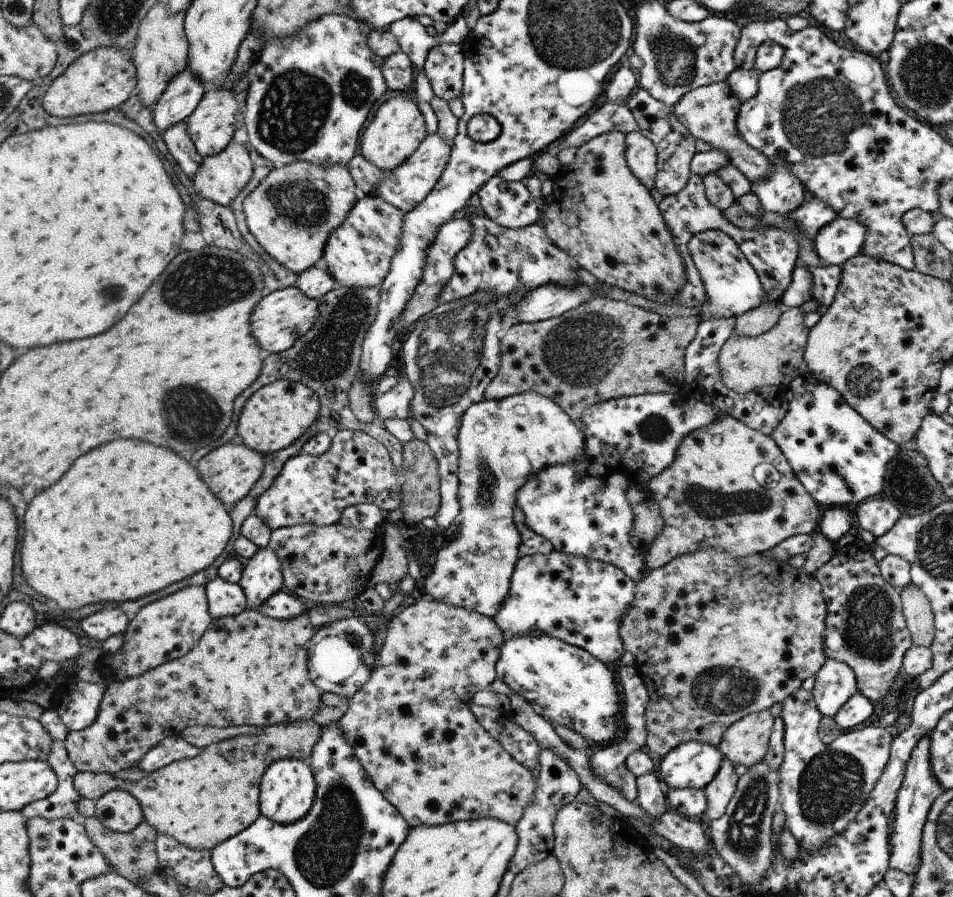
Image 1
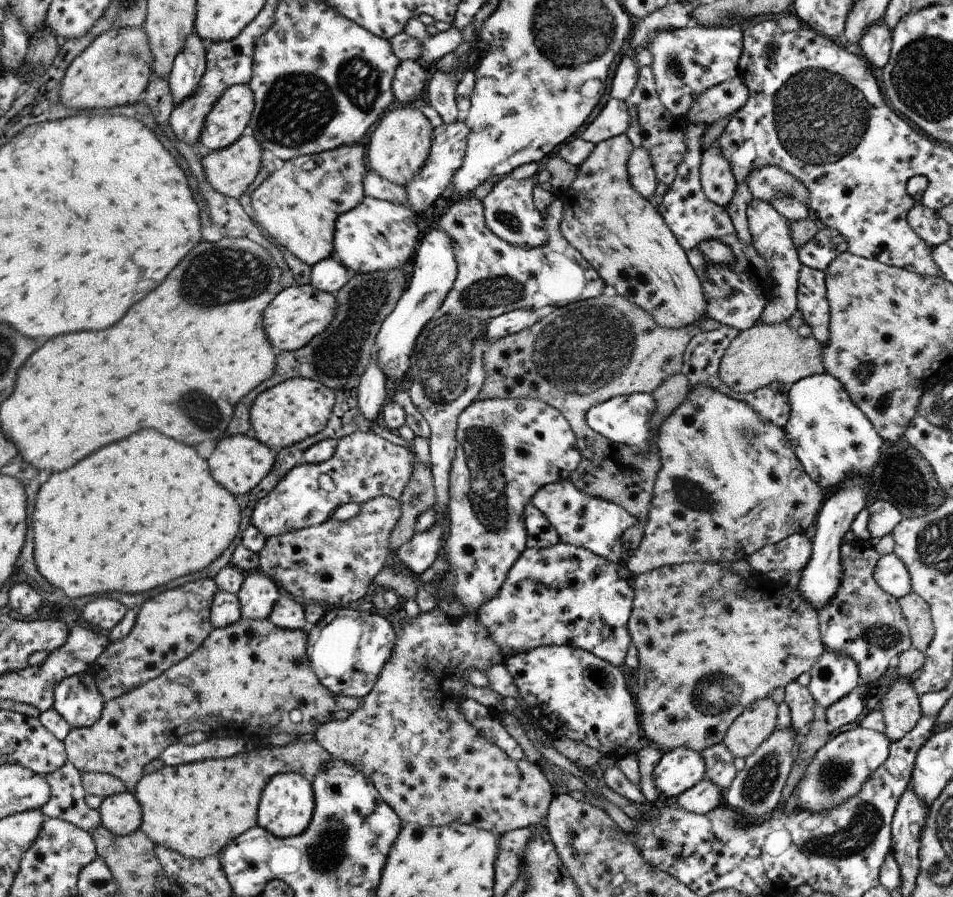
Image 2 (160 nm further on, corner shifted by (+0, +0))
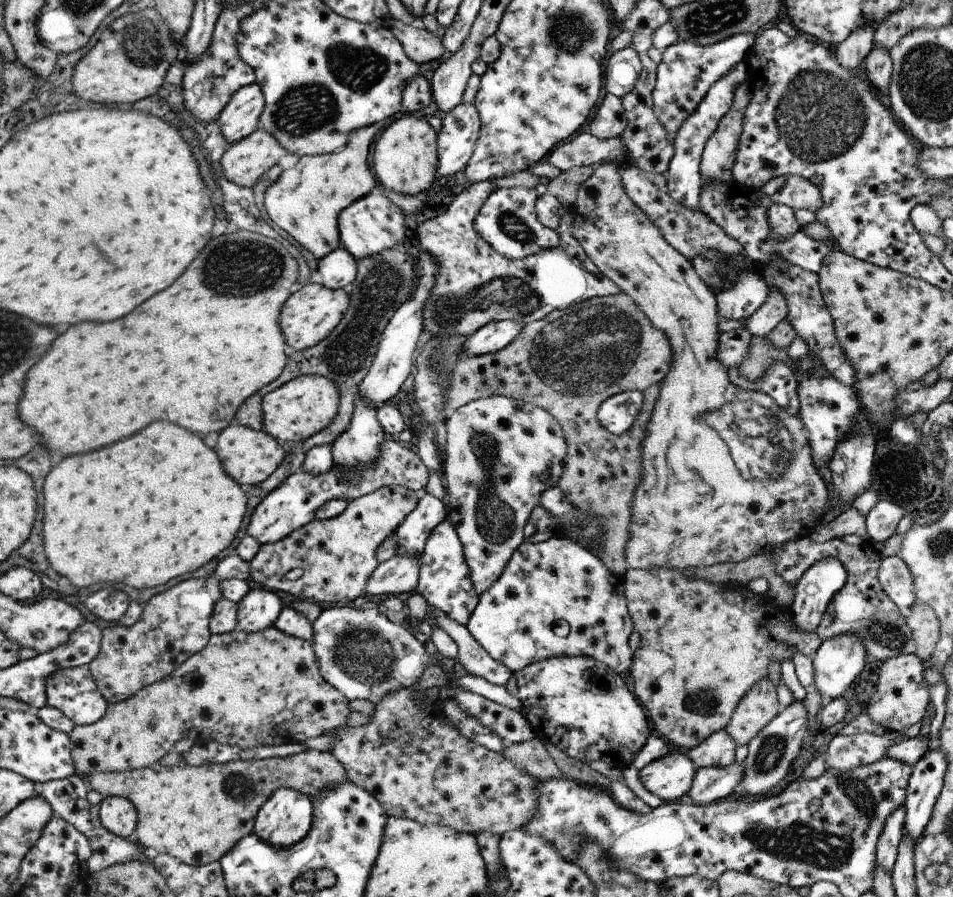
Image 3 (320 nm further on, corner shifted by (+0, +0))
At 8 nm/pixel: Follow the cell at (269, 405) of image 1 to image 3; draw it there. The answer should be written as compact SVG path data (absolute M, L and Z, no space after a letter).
M302 375L285 382L264 396L261 402L262 430L280 442L305 441L330 425L340 410L340 390L337 384L322 375Z

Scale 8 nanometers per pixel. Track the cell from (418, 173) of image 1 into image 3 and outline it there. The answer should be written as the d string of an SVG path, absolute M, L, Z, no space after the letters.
M473 102L458 104L449 110L442 120L443 125L438 133L439 161L438 176L450 176L469 164L475 146L481 136L482 122L477 106Z

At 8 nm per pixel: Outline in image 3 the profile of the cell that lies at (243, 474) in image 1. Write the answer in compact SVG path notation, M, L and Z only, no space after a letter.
M238 422L222 430L216 444L220 462L226 472L240 484L260 485L281 466L285 460L284 450L278 440L257 426L252 428Z

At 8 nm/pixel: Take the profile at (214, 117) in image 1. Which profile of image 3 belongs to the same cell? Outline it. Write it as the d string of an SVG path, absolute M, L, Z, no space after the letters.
M258 84L238 90L232 101L217 117L223 137L229 144L237 143L251 135L265 112L264 92Z

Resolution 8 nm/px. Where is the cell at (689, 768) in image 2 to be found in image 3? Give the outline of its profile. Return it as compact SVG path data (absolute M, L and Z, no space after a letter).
M669 753L639 770L640 780L648 792L662 798L664 803L674 802L693 788L692 778L697 776L696 765L684 754Z

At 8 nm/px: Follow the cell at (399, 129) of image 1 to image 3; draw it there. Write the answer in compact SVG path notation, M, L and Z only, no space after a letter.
M405 114L382 131L374 145L374 174L384 188L401 195L417 195L432 186L436 180L436 166L439 166L439 154L436 154L436 132L422 118Z

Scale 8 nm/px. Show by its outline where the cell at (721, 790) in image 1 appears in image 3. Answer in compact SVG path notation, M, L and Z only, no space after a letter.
M726 729L712 734L710 738L706 738L700 745L696 745L690 749L690 758L698 766L732 766L735 763L736 743L730 736Z

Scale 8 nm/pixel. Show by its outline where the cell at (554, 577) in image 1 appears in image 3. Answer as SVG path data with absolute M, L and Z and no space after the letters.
M561 533L549 540L539 543L525 542L513 554L512 560L506 565L505 572L490 586L490 590L486 590L484 594L479 596L479 604L476 606L474 612L472 612L472 616L470 616L466 628L468 628L468 631L472 634L476 642L478 642L496 662L502 662L512 673L516 672L516 670L522 670L522 668L529 666L532 662L552 658L552 656L588 656L597 659L598 662L602 662L602 664L606 664L606 666L609 666L614 672L624 672L624 670L628 670L630 664L632 664L632 650L630 650L630 646L628 646L628 642L630 642L628 636L630 636L632 630L634 630L634 628L632 628L632 615L629 613L629 604L625 596L624 584L624 575L616 574L614 576L612 570L606 567L606 564L598 558L595 553Z

